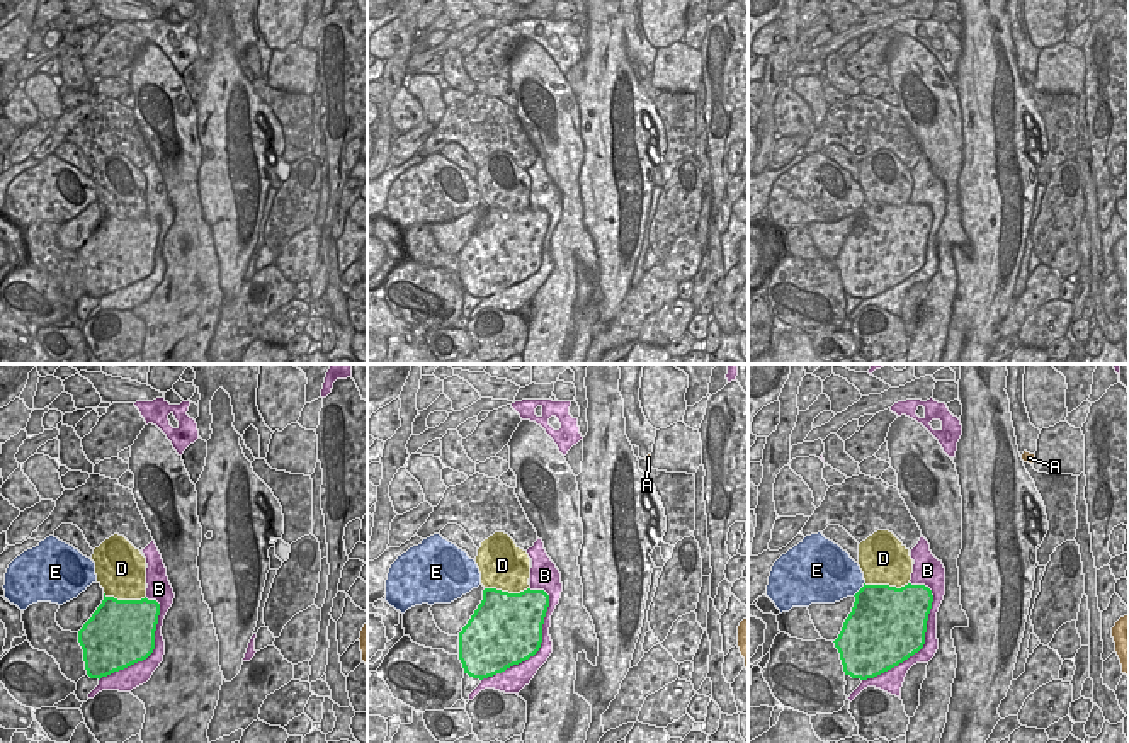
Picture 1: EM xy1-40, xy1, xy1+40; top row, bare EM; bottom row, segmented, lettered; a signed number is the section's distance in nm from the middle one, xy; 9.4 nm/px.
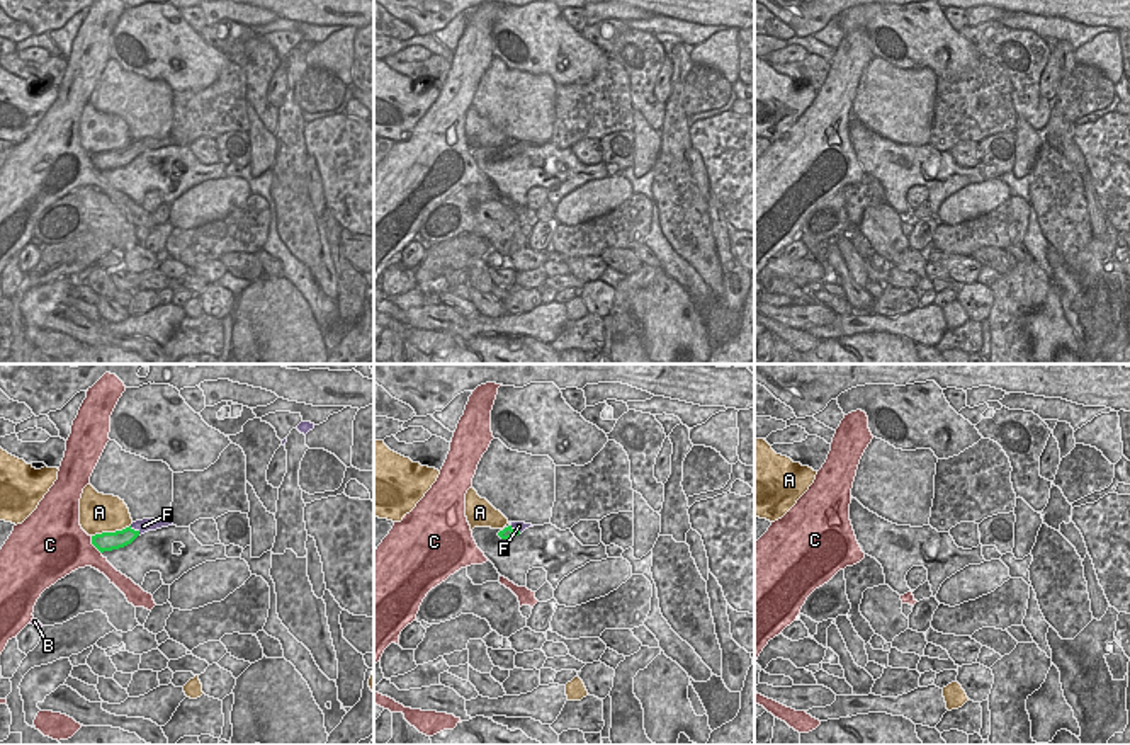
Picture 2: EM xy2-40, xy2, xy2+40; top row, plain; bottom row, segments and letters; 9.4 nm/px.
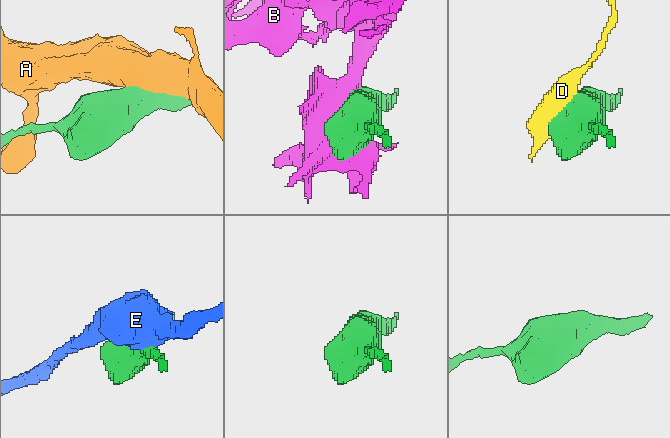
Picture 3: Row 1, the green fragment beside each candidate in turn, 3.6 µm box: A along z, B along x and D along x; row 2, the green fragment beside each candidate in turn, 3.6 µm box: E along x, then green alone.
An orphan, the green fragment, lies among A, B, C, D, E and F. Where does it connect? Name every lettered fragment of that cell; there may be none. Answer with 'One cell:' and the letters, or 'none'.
One cell: F

